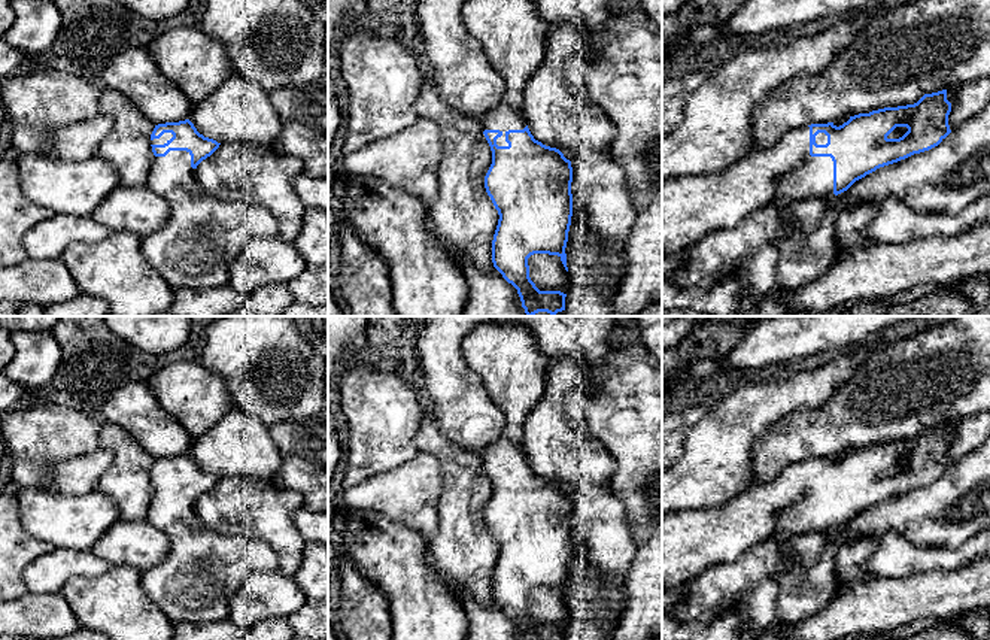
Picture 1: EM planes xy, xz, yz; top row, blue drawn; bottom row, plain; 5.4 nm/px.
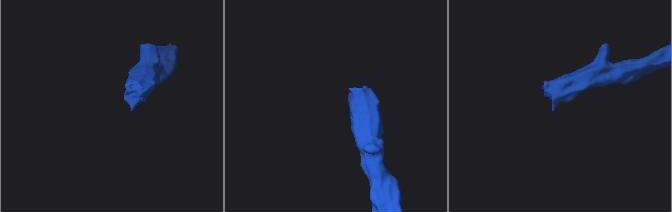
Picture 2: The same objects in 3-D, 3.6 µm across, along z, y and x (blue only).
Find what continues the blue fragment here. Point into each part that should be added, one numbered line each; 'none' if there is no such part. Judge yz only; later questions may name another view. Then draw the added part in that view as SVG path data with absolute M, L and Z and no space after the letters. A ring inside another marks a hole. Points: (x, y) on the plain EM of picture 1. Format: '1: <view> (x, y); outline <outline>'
1: yz (692, 540); outline M810 461L789 464L775 479L754 483L720 507L671 512L662 516L662 589L684 585L714 562L731 562L753 545L833 528L833 495L810 489Z

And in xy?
1: xy (199, 576); outline M170 485L165 491L155 491L148 521L165 533L170 548L160 564L143 573L142 588L173 624L218 622L230 618L230 601L252 573L279 570L279 558L265 542L221 536L209 530L198 519L186 485Z

